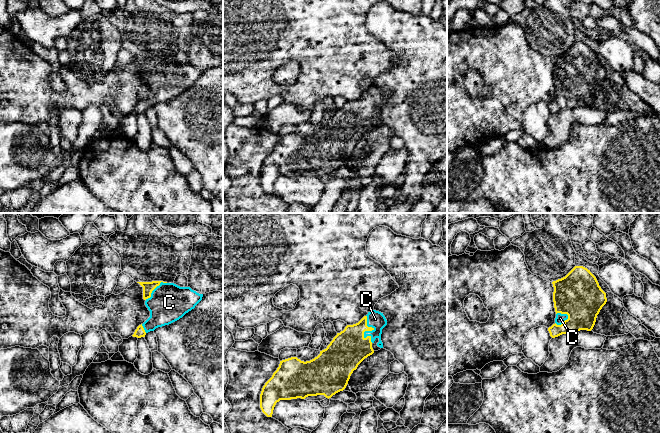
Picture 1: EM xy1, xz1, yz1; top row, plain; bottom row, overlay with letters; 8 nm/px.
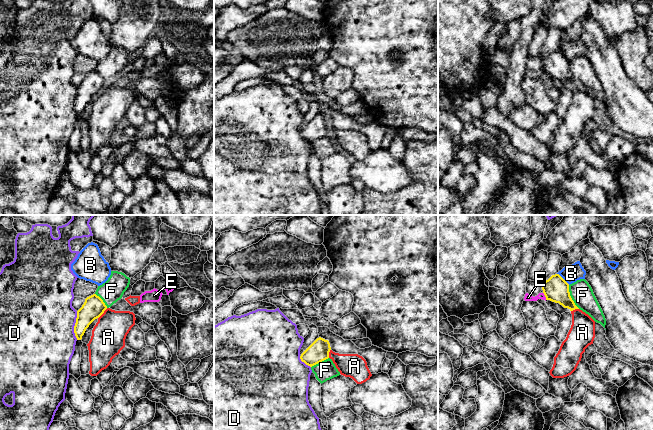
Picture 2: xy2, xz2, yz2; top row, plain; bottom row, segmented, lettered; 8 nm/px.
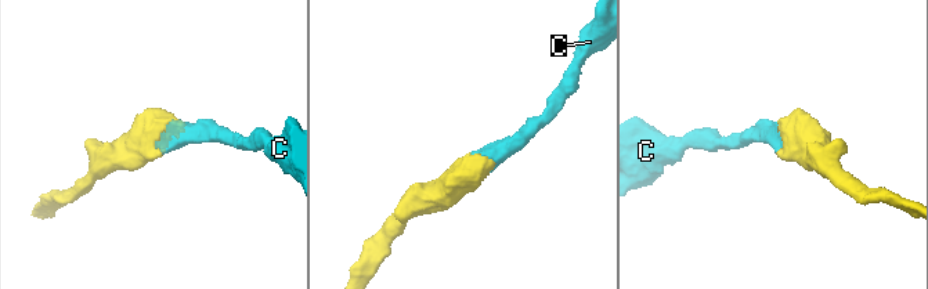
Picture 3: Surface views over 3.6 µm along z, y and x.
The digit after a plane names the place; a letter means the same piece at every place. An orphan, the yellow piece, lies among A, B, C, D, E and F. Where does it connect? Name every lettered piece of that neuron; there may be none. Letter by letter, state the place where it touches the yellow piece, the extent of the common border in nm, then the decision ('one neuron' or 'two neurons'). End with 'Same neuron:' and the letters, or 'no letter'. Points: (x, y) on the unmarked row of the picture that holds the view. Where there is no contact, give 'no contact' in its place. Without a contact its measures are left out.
A: contact xy2 (103, 88); length 120 nm; two neurons
B: contact yz2 (562, 54); length 140 nm; two neurons
C: contact xz1 (368, 106); length 220 nm; one neuron
D: contact xy2 (75, 101); length 240 nm; two neurons
E: contact yz2 (545, 72); length 70 nm; two neurons
F: contact yz2 (570, 73); length 220 nm; two neurons
Same neuron: C

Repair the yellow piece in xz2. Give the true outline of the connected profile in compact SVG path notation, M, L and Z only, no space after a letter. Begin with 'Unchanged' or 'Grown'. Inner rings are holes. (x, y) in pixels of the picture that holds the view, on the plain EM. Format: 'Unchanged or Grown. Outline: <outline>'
Unchanged. Outline: M319 113L301 130L300 135L312 143L328 135L330 126L329 117Z

